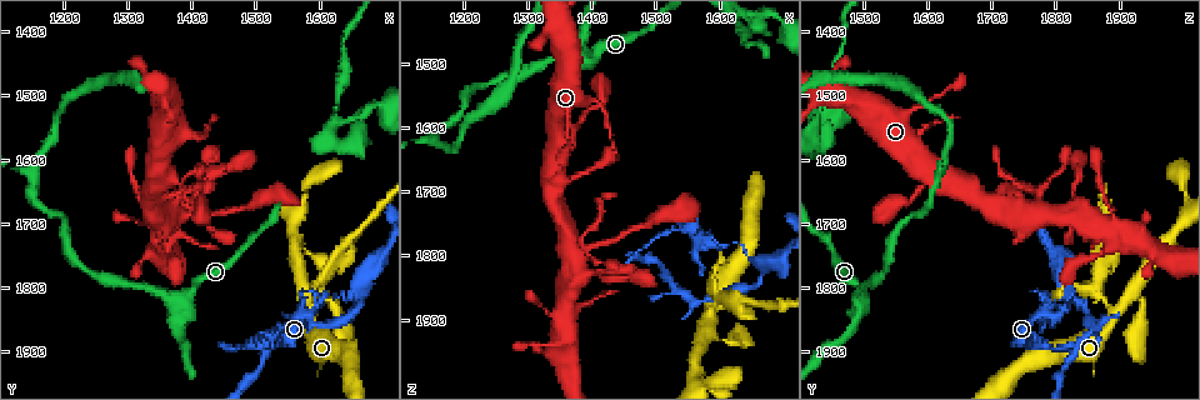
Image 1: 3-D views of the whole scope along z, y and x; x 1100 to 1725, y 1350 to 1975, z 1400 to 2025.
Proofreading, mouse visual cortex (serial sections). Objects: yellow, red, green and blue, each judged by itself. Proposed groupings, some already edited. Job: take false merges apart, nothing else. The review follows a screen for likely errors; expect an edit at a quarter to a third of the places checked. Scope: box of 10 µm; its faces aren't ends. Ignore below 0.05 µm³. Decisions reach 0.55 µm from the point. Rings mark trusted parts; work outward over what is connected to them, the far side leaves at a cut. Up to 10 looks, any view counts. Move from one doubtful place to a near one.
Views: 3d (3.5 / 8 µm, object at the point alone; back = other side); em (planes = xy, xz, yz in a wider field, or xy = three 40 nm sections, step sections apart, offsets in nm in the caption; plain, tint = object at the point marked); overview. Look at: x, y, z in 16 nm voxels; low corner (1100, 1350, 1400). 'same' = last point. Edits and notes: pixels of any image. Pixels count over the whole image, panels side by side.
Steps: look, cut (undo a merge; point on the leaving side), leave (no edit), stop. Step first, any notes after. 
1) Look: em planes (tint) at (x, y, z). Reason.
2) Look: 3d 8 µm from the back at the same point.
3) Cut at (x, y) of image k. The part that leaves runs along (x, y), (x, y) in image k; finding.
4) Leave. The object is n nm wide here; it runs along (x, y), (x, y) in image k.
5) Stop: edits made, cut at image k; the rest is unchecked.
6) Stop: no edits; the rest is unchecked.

Look: 3d 3.5 µm at (1335, 1480, 1440). Calibre changes.

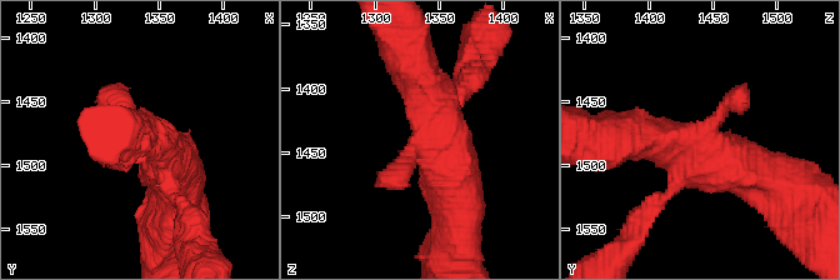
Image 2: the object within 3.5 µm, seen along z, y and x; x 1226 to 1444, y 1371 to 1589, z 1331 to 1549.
Look: em xy step 3 (tint) at (1340, 1478, 1444). Need the tissue.

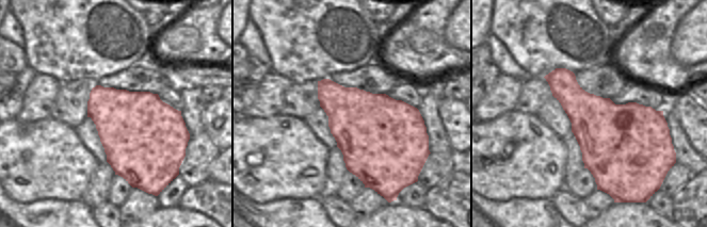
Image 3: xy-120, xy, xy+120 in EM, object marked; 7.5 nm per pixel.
Look: em xy step 2 (tint) at the same point. Another direction.

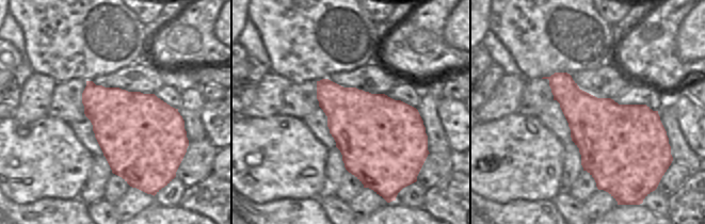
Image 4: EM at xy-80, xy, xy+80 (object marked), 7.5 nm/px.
Leave. It runs along (179, 175), (121, 101), (94, 101) in image 2; one cell here.

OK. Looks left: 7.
Look: 3d 3.5 µm at (1385, 1820, 1495). Three-way junction.

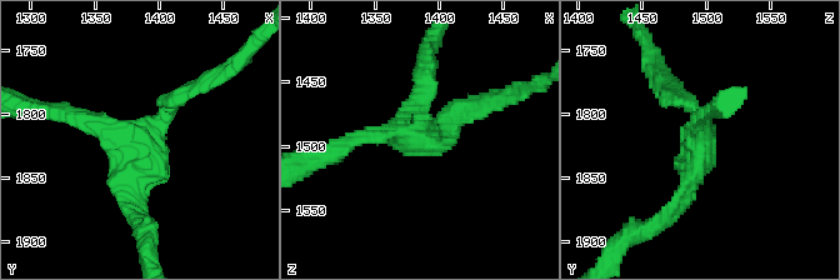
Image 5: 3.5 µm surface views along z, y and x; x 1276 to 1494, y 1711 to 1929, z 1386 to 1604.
Look: em planes (plain) at (1386, 1820, 1496).

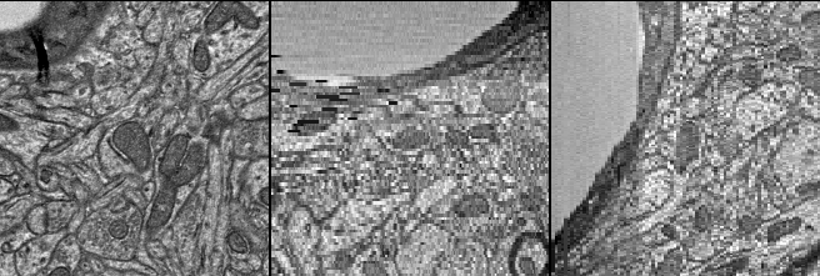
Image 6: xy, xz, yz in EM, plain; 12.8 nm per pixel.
Look: em planes (tint) at the same point. Where the object lies.

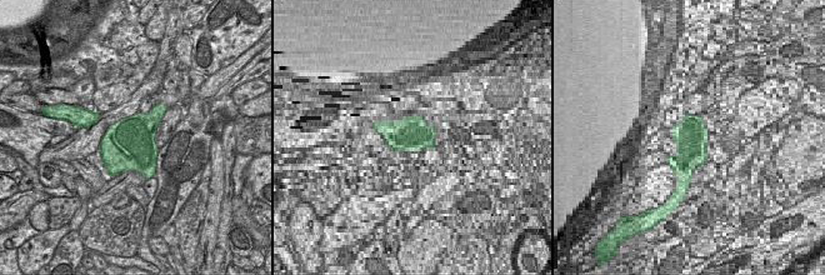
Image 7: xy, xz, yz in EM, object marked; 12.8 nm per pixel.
Leave. It runs along (471, 113), (440, 144), (349, 144) in image 5; continuous, no second cell.

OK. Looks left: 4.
Look: 3d 8 µm at (1610, 1810, 1780). Abrupt turn.

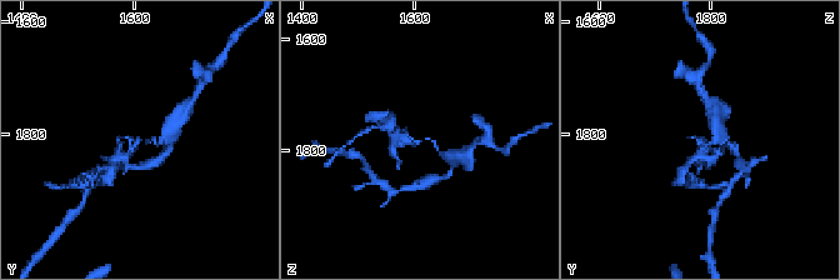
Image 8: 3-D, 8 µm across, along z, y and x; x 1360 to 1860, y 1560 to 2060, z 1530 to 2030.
Look: 3d 3.5 µm at the same point.

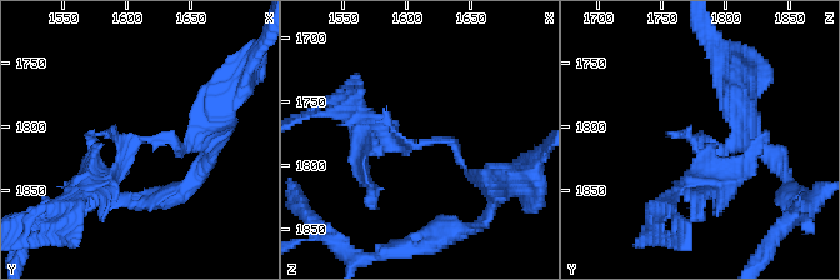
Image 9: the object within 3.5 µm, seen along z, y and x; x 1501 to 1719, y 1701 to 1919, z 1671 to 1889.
Look: em xy step 3 (tint) at (1608, 1810, 1786). Now the EM.

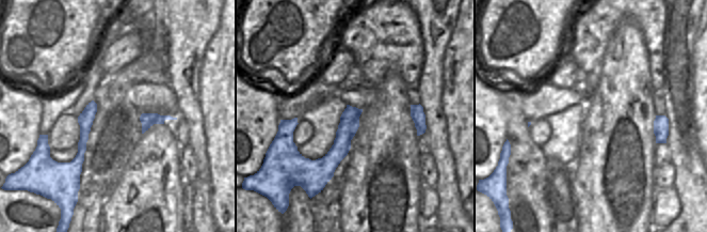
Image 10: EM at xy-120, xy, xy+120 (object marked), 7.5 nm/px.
Leave. It runs along (358, 111), (324, 164), (296, 153), (285, 122) in image 10; all the same cell.

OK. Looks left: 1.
Stop: no edits; the rest is unchecked.

